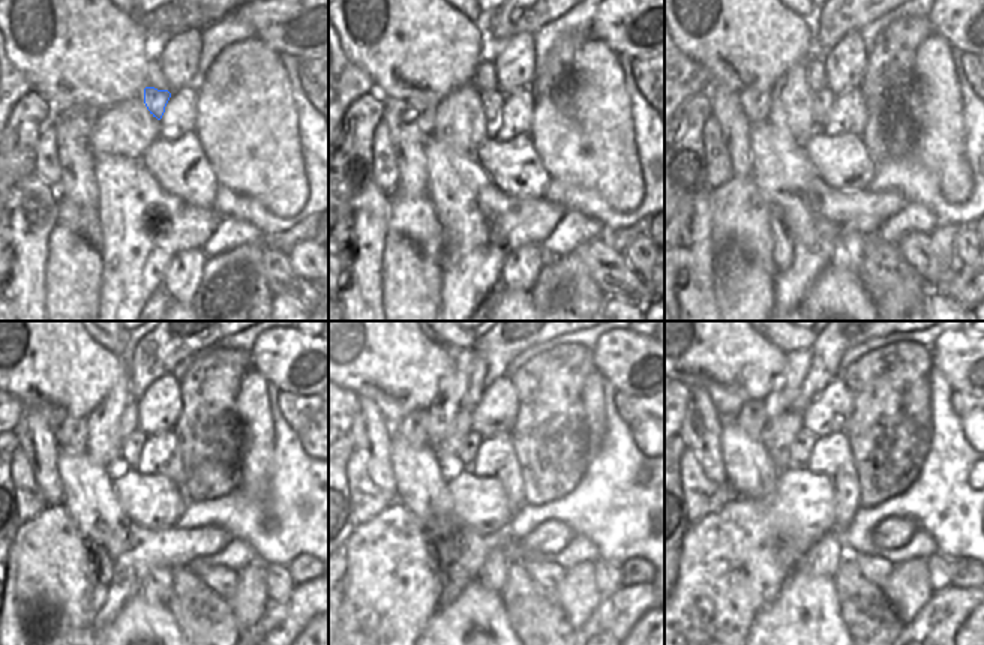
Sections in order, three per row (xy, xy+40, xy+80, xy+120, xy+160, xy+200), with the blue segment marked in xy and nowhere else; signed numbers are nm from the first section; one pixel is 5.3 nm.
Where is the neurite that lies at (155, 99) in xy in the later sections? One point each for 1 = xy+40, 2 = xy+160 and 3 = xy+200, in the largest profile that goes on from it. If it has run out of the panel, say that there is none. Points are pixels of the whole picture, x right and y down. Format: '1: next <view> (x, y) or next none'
1: next xy+40 (491, 101)
2: next xy+160 (467, 449)
3: next xy+200 (800, 449)

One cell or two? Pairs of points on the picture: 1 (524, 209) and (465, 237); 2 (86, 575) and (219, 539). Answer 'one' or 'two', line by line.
1: one
2: two

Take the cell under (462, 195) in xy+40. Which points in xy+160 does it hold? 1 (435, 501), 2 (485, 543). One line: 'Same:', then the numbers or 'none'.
Same: 1, 2

